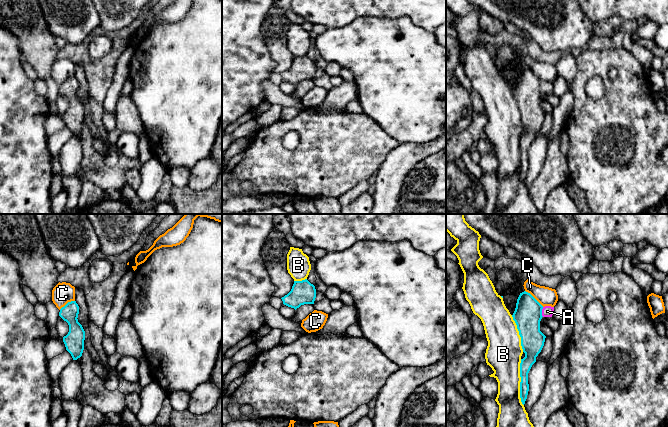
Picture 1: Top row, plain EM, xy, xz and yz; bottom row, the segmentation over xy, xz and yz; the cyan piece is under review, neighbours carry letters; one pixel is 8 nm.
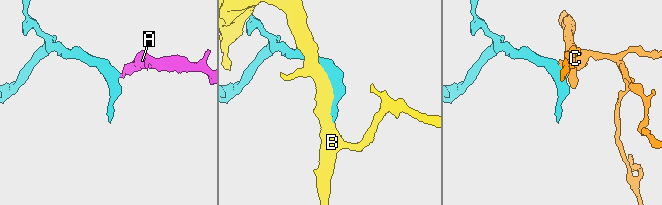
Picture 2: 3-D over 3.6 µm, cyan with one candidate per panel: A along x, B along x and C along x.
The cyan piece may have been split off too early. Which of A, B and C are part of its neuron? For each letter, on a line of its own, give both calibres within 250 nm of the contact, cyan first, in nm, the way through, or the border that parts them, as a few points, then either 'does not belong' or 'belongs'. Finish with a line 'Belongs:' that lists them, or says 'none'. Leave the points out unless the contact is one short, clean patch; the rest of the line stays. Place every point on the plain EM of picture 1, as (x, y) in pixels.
A: calibres 220 and 90 nm; way yz (528, 89), (541, 88), (547, 87); belongs
B: calibres 100 and 280 nm; does not belong
C: calibres 220 and 150 nm; does not belong
Belongs: A

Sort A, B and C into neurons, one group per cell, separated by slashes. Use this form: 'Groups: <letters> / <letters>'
Groups: A / B / C

